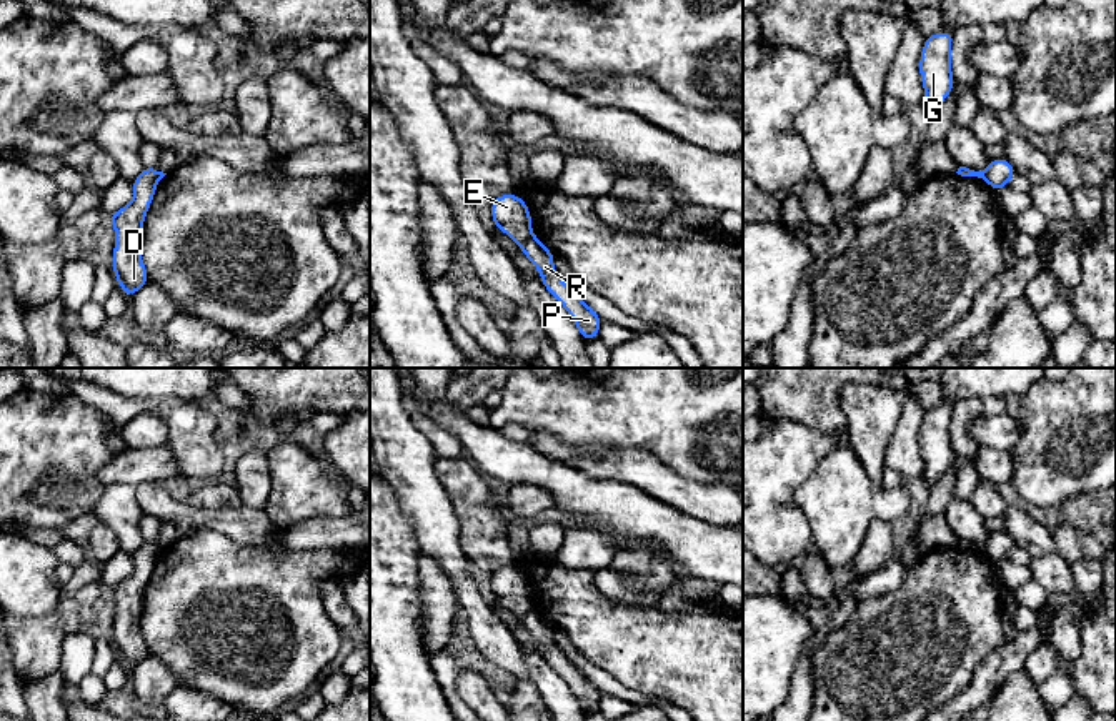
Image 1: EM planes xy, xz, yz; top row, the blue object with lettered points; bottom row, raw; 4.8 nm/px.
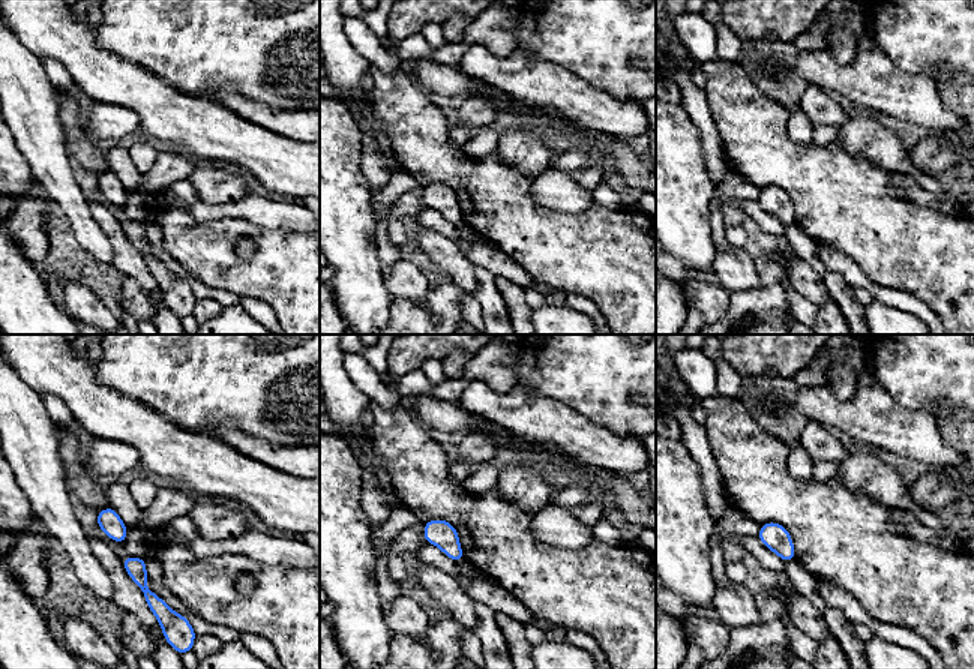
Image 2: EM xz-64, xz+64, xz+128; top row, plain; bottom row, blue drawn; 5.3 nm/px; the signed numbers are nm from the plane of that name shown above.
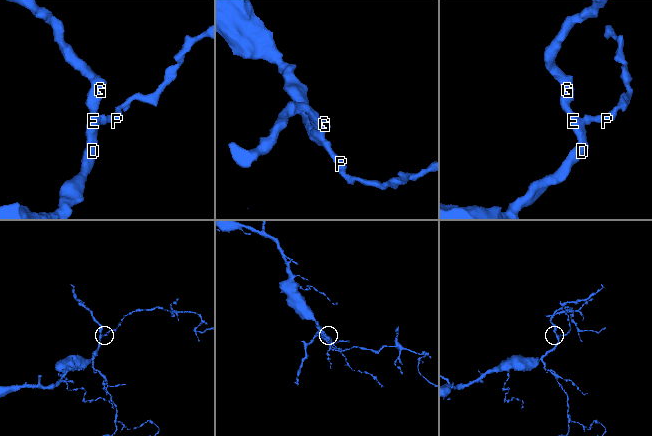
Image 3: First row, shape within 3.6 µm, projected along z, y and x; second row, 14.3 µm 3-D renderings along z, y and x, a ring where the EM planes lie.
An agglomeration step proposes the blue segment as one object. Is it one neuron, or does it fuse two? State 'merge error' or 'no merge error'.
merge error

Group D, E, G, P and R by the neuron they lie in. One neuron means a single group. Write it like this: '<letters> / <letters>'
D E G / P R

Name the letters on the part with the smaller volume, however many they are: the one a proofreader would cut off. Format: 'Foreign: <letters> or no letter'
Foreign: P, R

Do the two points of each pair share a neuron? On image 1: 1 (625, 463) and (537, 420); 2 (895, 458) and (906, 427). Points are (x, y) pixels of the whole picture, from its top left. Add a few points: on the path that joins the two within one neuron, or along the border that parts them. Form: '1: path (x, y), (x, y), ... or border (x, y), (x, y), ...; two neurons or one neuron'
1: border (563, 442), (590, 452), (640, 450); two neurons
2: path (903, 450), (906, 435); one neuron

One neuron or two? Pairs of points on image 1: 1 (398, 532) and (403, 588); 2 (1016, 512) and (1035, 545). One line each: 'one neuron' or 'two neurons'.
1: one neuron
2: one neuron

